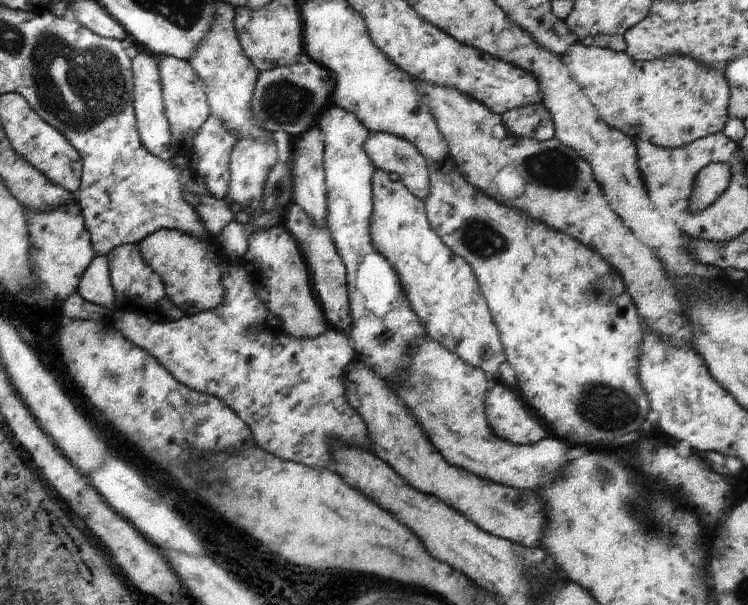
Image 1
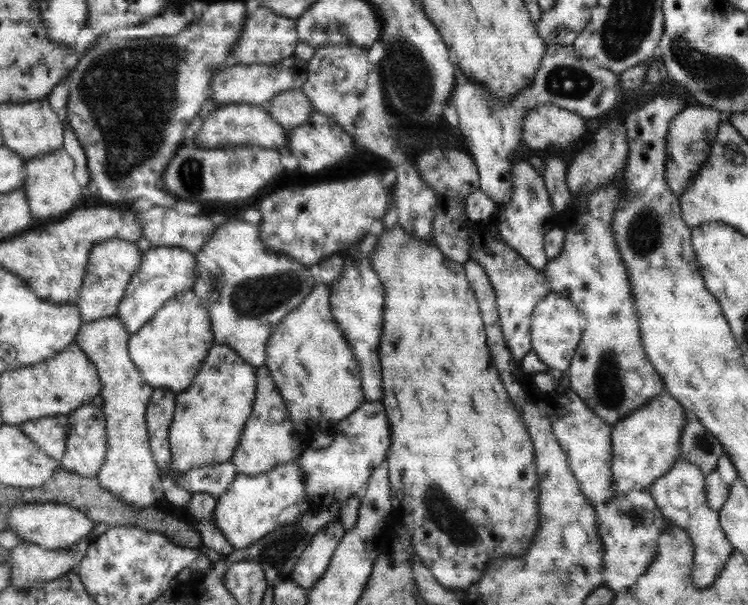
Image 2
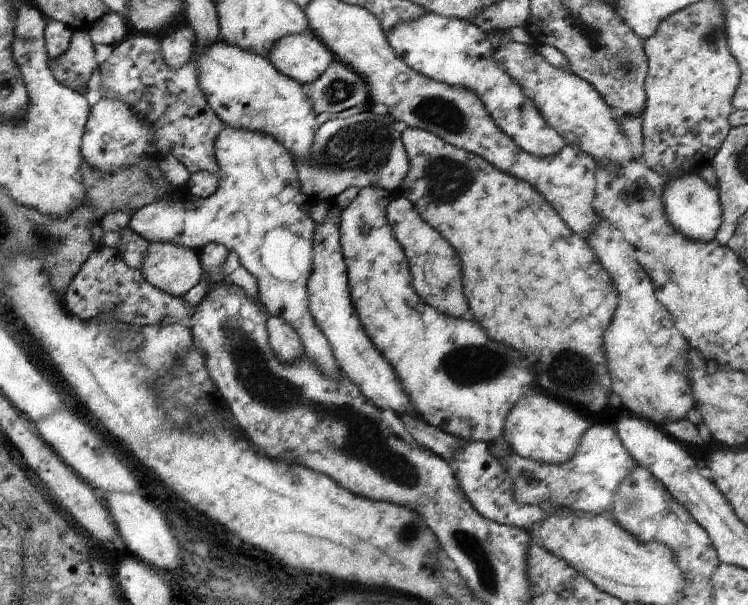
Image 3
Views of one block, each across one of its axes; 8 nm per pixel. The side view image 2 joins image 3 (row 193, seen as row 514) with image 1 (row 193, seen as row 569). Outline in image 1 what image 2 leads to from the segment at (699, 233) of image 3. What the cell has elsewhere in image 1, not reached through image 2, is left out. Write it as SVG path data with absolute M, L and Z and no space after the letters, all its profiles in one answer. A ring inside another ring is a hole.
M721 163L707 164L699 170L690 199L692 209L700 211L709 206L727 188L730 178L729 166Z

